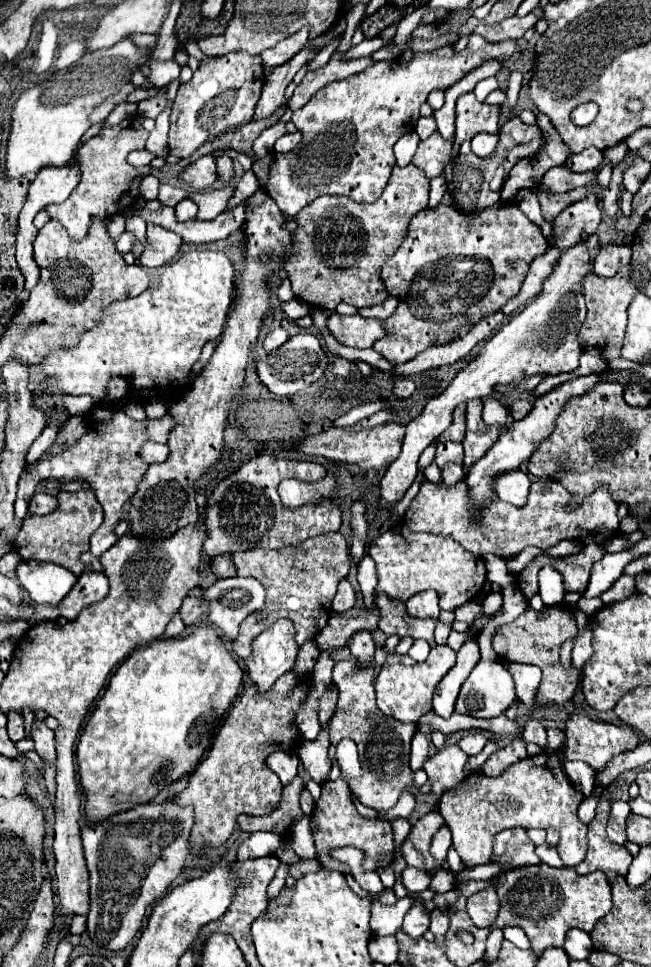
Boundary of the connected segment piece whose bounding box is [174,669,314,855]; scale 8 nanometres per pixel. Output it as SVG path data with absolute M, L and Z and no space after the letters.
M292 669L284 673L270 691L260 693L256 685L250 685L234 701L206 759L190 775L188 787L174 797L176 805L190 805L196 813L188 841L192 853L198 855L208 847L218 849L226 843L238 825L240 815L268 815L278 805L282 785L278 775L266 767L266 759L276 751L298 751L302 739L296 725L296 713L308 701L312 689L314 681L310 675Z

